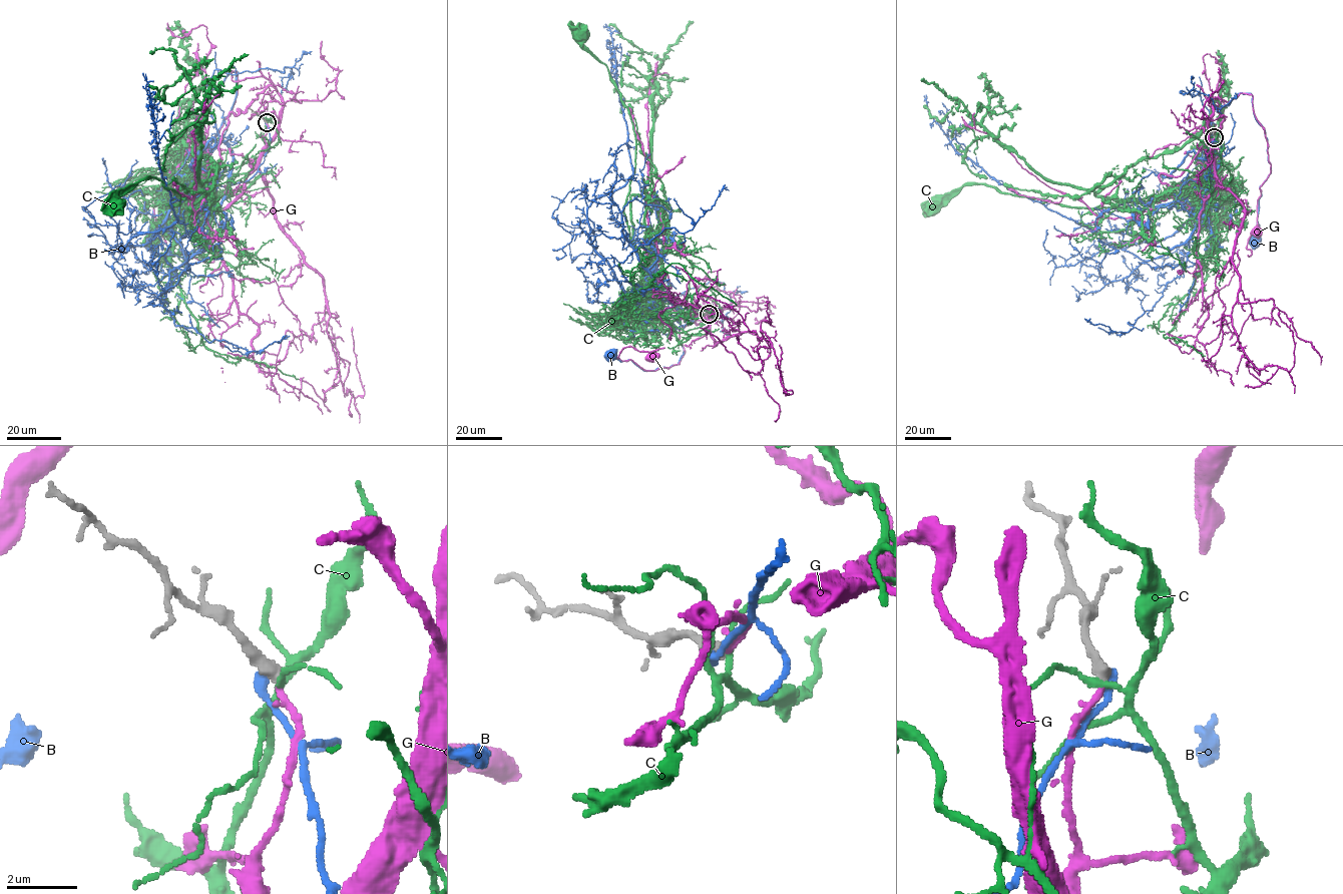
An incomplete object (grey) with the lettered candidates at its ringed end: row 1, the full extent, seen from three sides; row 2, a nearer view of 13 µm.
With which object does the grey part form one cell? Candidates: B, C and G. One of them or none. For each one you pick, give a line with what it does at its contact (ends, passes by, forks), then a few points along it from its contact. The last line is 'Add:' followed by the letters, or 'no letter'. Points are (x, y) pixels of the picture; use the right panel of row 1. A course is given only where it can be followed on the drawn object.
G: it ends there; it runs (1214, 137), (1211, 154), (1213, 105), (1206, 98), (1252, 94), (1271, 164), (1248, 243), (1252, 252), (1256, 232)
Add: G

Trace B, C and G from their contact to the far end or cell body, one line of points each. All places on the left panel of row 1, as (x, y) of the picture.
B: (266, 122), (264, 161), (232, 183), (233, 156), (208, 97), (230, 71), (231, 112), (157, 197), (152, 243)
C: (267, 122), (268, 150), (204, 177), (166, 204), (178, 203), (176, 192), (145, 177), (117, 204)
G: (267, 123), (268, 142), (274, 85), (232, 71), (219, 133), (154, 205), (175, 253), (193, 257), (199, 234)

